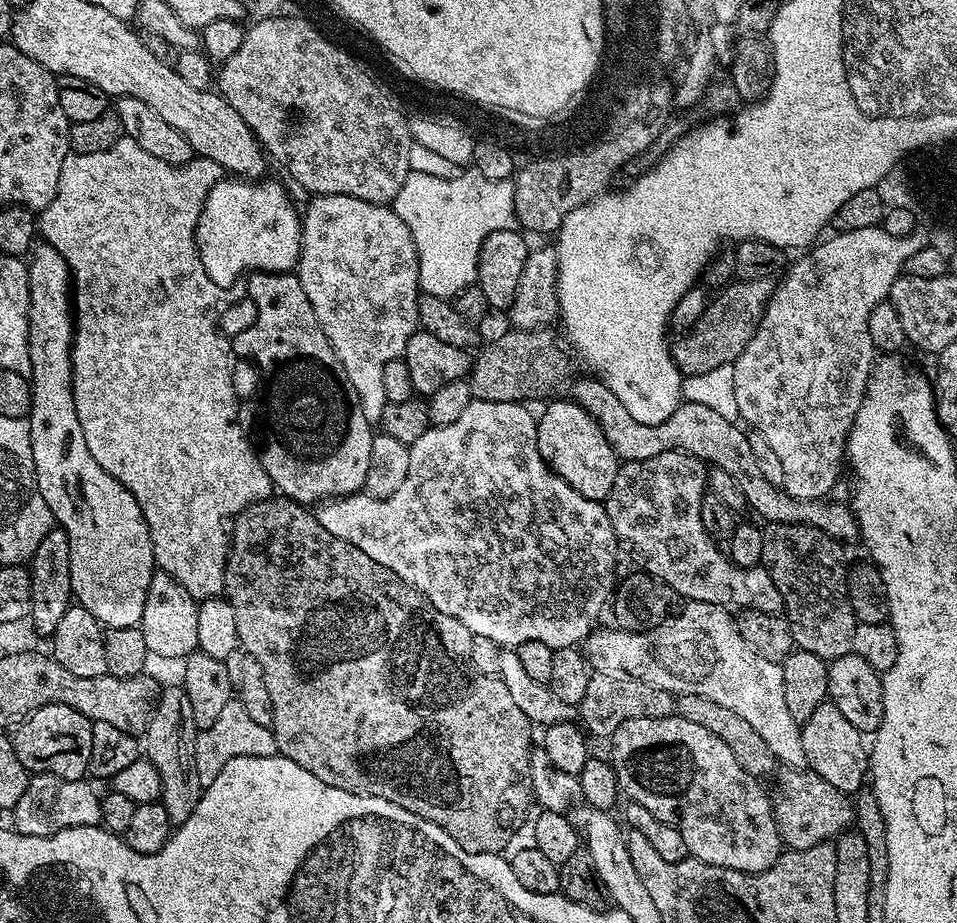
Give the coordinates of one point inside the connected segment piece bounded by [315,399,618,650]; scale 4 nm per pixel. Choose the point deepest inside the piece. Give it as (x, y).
(482, 527)

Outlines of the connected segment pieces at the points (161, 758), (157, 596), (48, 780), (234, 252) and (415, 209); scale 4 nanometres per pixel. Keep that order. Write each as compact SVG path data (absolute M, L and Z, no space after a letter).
M165 687L156 702L148 727L142 733L142 752L158 770L161 778L159 803L166 806L166 814L170 814L170 822L174 826L186 822L200 801L202 789L194 762L197 731L194 710L190 710L190 698L186 698L183 687Z
M156 570L152 573L152 581L146 594L146 606L142 610L142 618L138 627L145 635L146 646L153 657L161 656L164 660L183 661L191 652L198 649L198 610L199 603L192 597L186 586L179 584L170 574Z
M45 772L33 775L26 786L26 794L22 794L10 810L11 827L21 836L49 836L74 826L99 825L100 796L88 783L87 779L63 780Z
M225 178L212 188L210 194L204 203L202 214L198 218L198 226L196 227L196 249L200 252L202 258L202 266L206 270L206 274L210 274L210 278L217 286L225 286L224 284L232 284L240 275L254 272L292 272L300 262L300 226L302 223L301 213L298 208L292 205L292 200L288 197L288 192L280 184L275 184L269 178L261 179L259 182L253 182L248 178Z
M413 170L408 173L406 182L402 182L402 190L398 190L391 208L406 222L410 234L414 238L414 246L418 254L418 274L420 290L425 296L442 296L451 298L466 286L476 283L476 267L482 250L482 242L490 234L498 230L516 228L515 186L512 180L491 180L481 172L467 170L462 176L452 176L447 180L444 176L435 176L432 172Z

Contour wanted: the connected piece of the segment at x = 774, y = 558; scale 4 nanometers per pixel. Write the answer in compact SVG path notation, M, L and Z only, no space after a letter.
M769 524L762 528L762 558L760 564L774 578L778 594L782 594L784 611L782 613L790 626L793 645L799 651L818 654L818 658L834 661L852 651L854 630L857 618L848 601L848 570L844 564L844 552L841 541L832 540L825 532L805 524Z

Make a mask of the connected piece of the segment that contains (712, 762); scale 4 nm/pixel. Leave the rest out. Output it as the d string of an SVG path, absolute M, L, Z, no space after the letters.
M675 714L662 718L651 716L650 718L630 718L626 722L622 722L622 726L618 726L616 733L610 737L610 744L612 744L610 763L616 771L621 793L625 797L628 796L627 799L631 803L646 806L646 810L650 810L650 814L654 814L654 818L666 822L666 826L674 826L674 830L678 830L678 834L682 834L682 839L686 841L686 850L691 859L710 862L710 866L726 866L730 870L742 870L755 874L774 866L776 859L782 855L780 831L776 825L776 816L772 813L772 801L769 793L764 793L764 788L760 785L763 783L757 777L746 774L746 770L742 770L742 766L738 766L738 761L734 759L730 746L726 746L726 742L722 742L722 738L718 738L718 734L710 734L710 730L705 730L694 722L686 722L686 718Z

